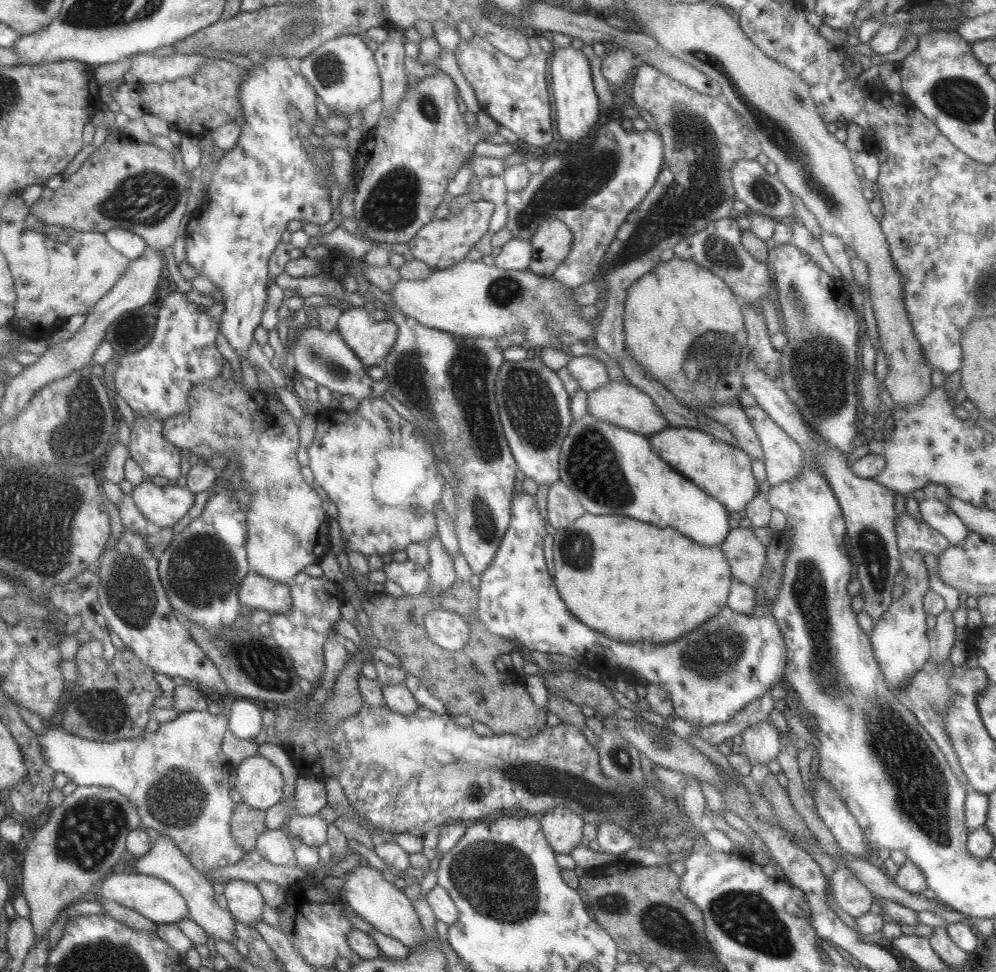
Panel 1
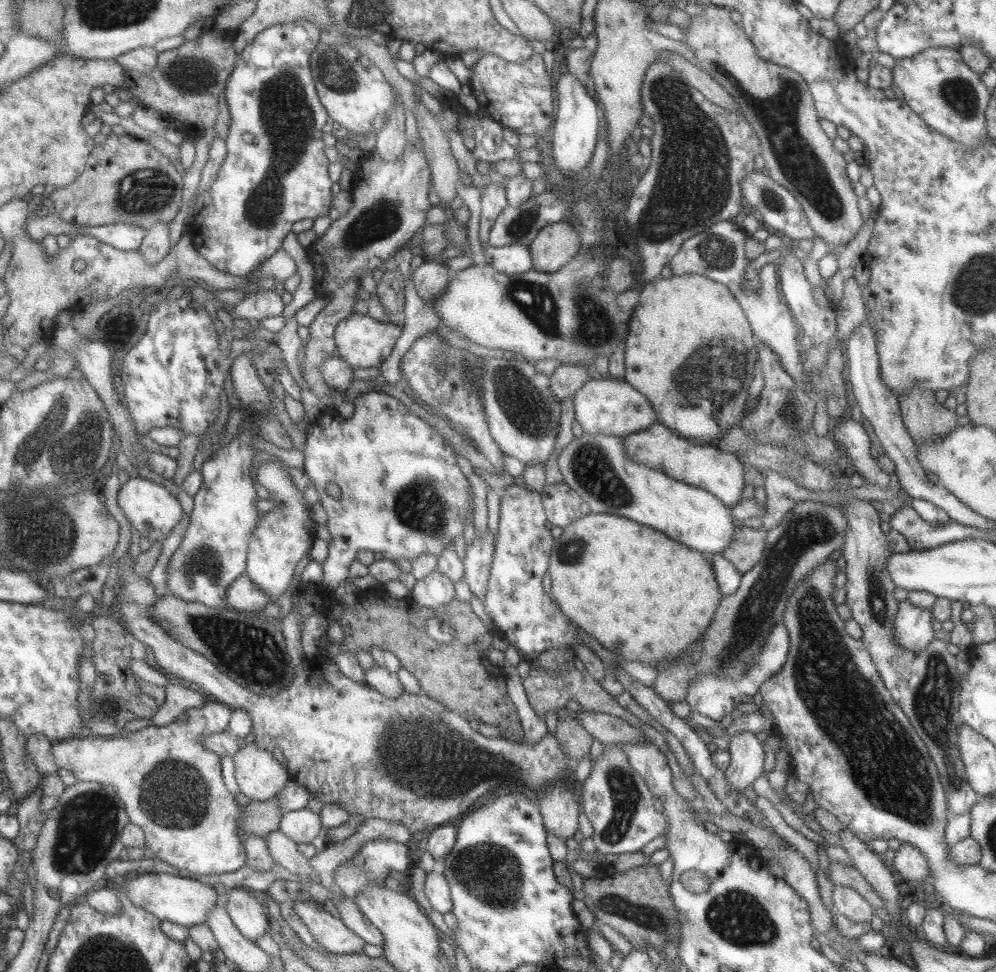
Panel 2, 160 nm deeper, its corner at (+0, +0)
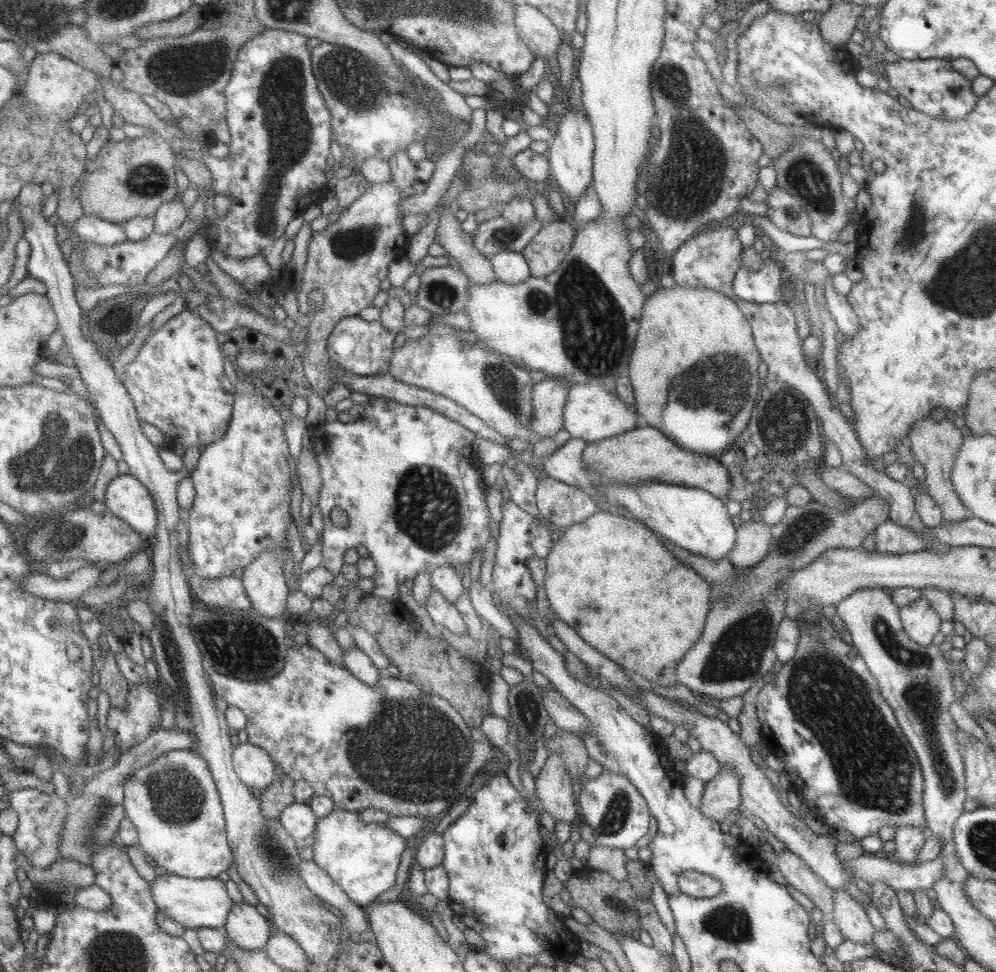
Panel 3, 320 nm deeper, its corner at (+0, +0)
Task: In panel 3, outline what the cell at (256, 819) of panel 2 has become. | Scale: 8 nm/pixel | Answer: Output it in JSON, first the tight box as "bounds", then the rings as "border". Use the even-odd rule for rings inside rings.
{"bounds":[260,775,294,820],"border":[[[275,775],[260,793],[262,815],[269,820],[277,819],[279,812],[294,800],[294,780],[287,775]]]}

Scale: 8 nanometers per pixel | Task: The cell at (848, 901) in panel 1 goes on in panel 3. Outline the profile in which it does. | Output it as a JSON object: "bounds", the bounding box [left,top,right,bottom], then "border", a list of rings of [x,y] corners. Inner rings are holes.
{"bounds":[829,890,874,944],"border":[[[844,890],[832,892],[833,908],[829,918],[838,927],[843,940],[855,944],[872,944],[874,928],[861,904]]]}

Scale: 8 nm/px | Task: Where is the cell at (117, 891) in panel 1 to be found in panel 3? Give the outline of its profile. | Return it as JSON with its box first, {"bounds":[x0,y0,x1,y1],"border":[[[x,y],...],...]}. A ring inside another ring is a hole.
{"bounds":[149,873,233,928],"border":[[[166,873],[157,875],[149,882],[149,894],[155,906],[163,914],[172,918],[184,928],[219,928],[224,926],[227,913],[233,906],[233,901],[227,896],[225,886],[221,880],[215,878],[183,878]]]}

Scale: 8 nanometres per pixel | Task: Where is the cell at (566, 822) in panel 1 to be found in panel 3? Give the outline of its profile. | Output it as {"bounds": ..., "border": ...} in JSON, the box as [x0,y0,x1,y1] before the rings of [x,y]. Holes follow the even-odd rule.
{"bounds":[535,754,577,823],"border":[[[549,754],[535,777],[535,789],[542,807],[555,821],[571,823],[577,815],[577,802],[573,801],[572,780],[566,764],[559,754]]]}

